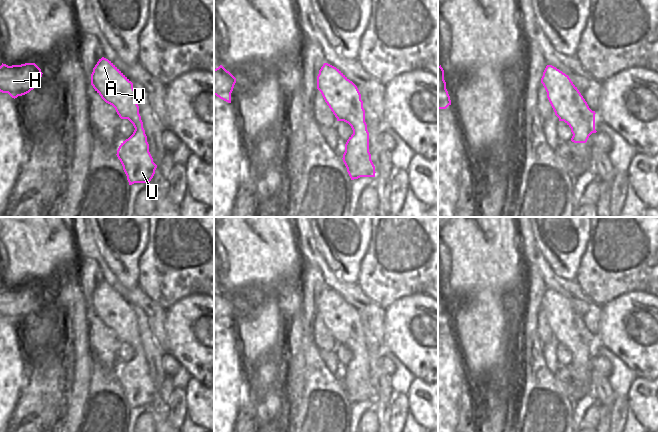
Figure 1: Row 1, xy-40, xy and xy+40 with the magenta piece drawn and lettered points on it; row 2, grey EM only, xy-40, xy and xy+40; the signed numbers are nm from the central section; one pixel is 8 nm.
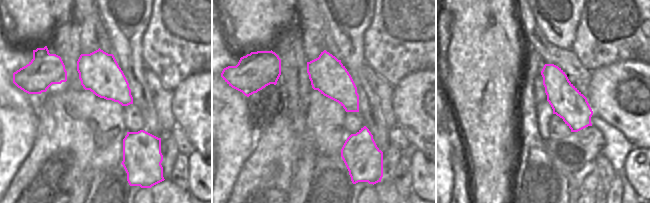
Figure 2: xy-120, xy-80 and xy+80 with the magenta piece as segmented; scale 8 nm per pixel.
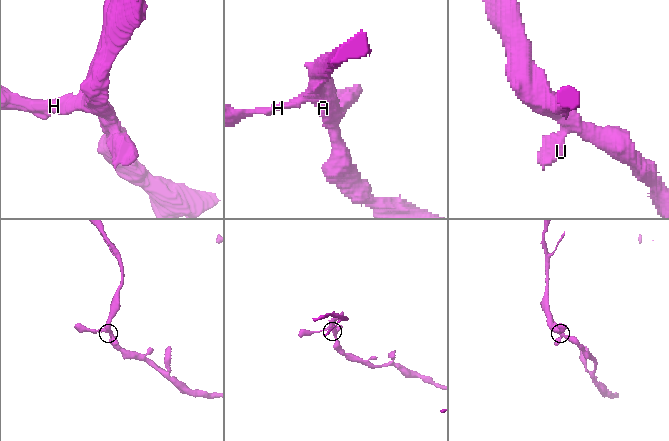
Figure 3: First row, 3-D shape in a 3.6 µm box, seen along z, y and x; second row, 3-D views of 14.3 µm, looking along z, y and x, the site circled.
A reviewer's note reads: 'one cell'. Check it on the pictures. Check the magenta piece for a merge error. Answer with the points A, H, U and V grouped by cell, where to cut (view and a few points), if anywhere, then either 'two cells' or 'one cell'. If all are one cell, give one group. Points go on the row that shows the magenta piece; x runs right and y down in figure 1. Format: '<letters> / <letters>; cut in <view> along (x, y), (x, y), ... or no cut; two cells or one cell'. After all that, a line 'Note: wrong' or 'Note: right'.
A H U V; no cut; one cell
Note: right

